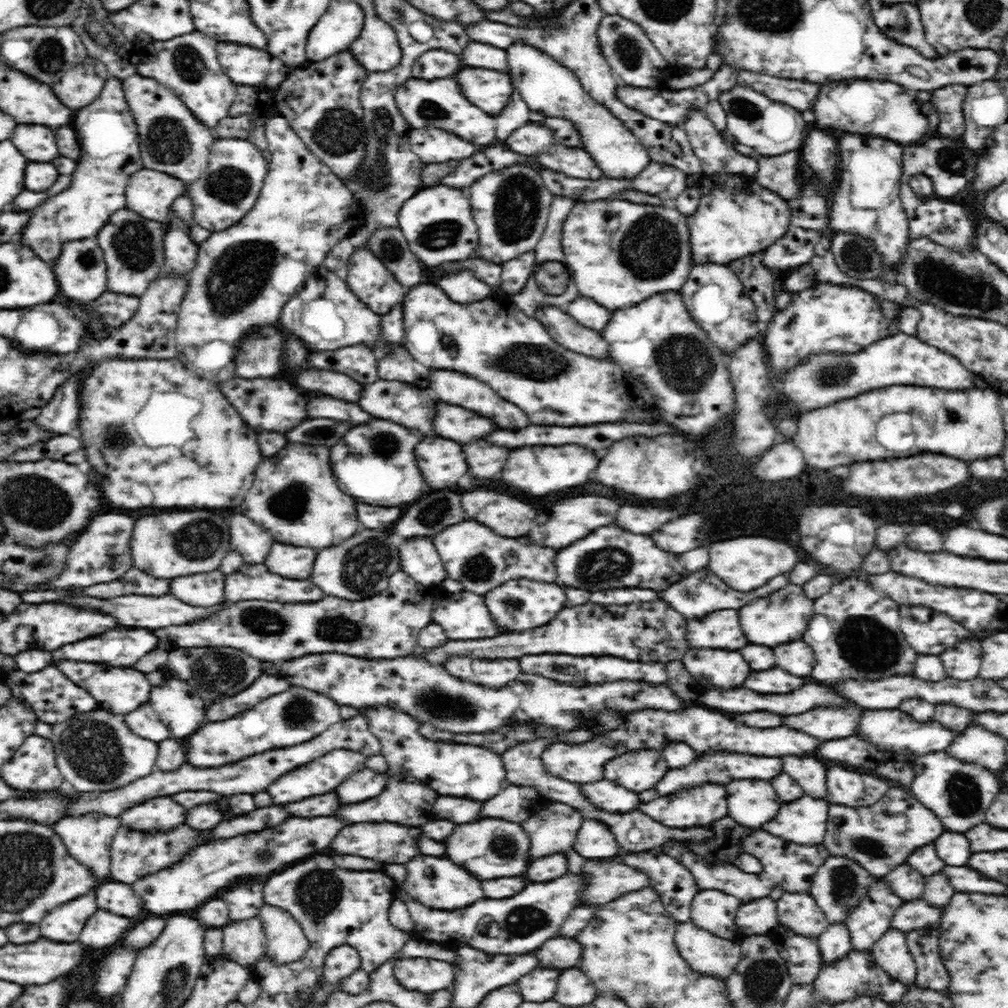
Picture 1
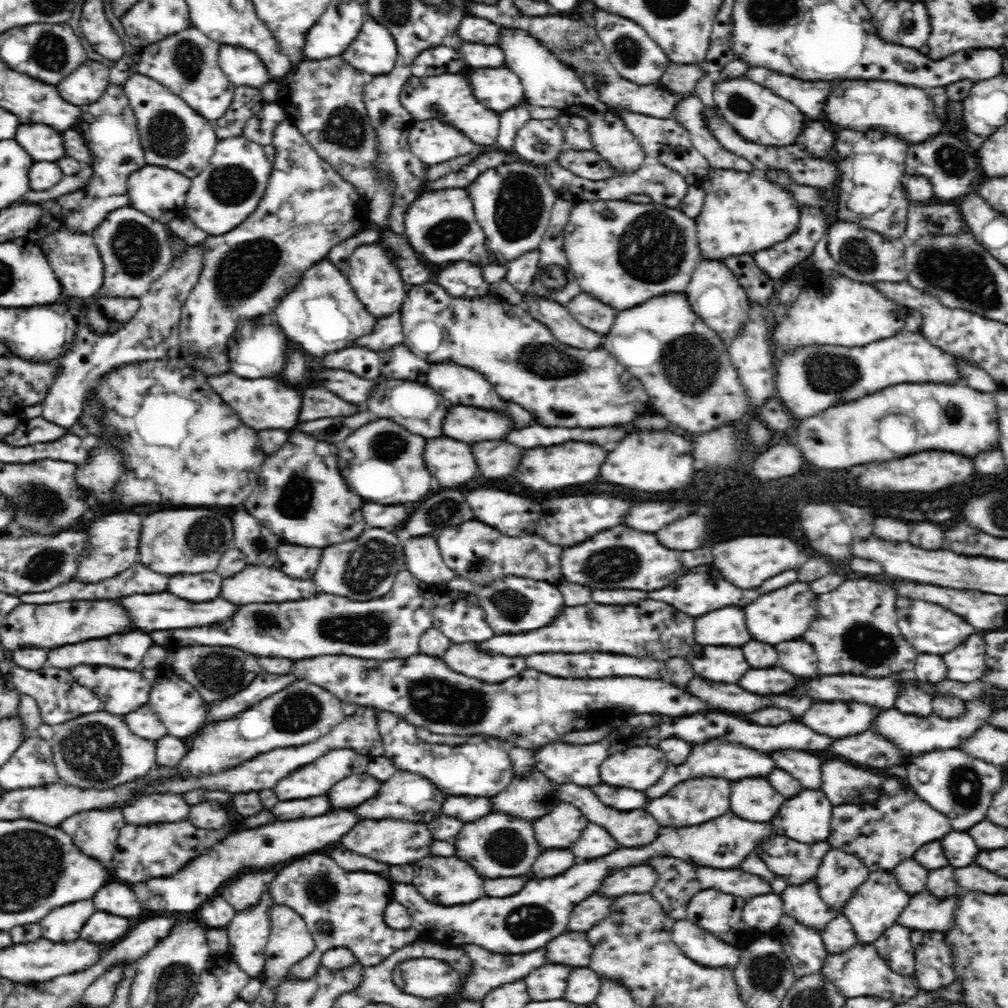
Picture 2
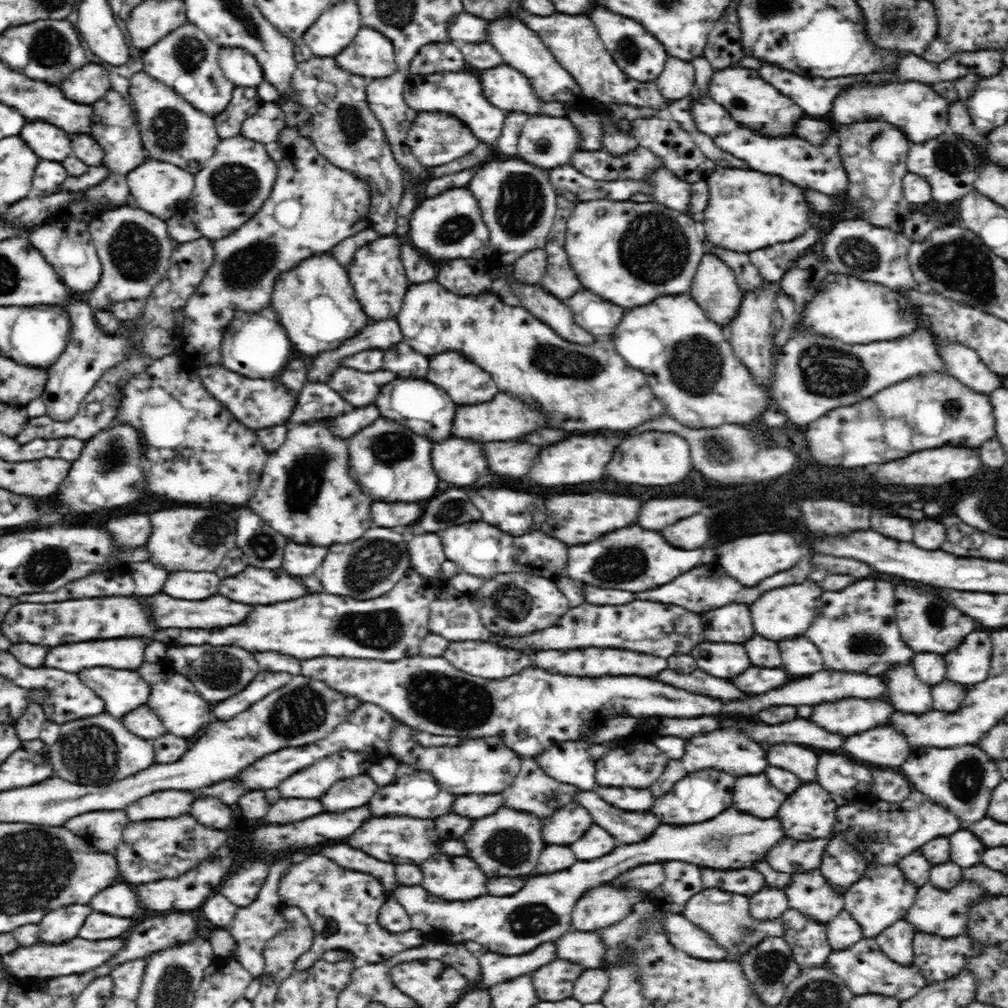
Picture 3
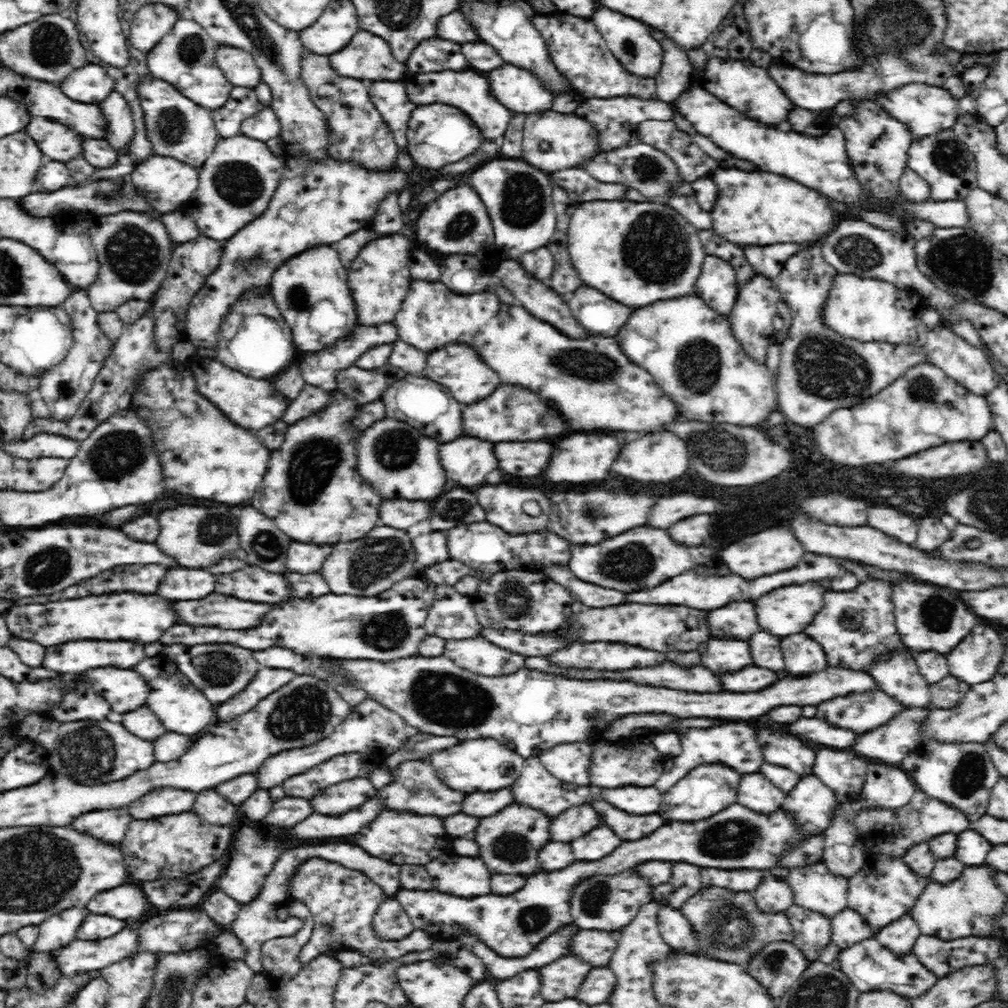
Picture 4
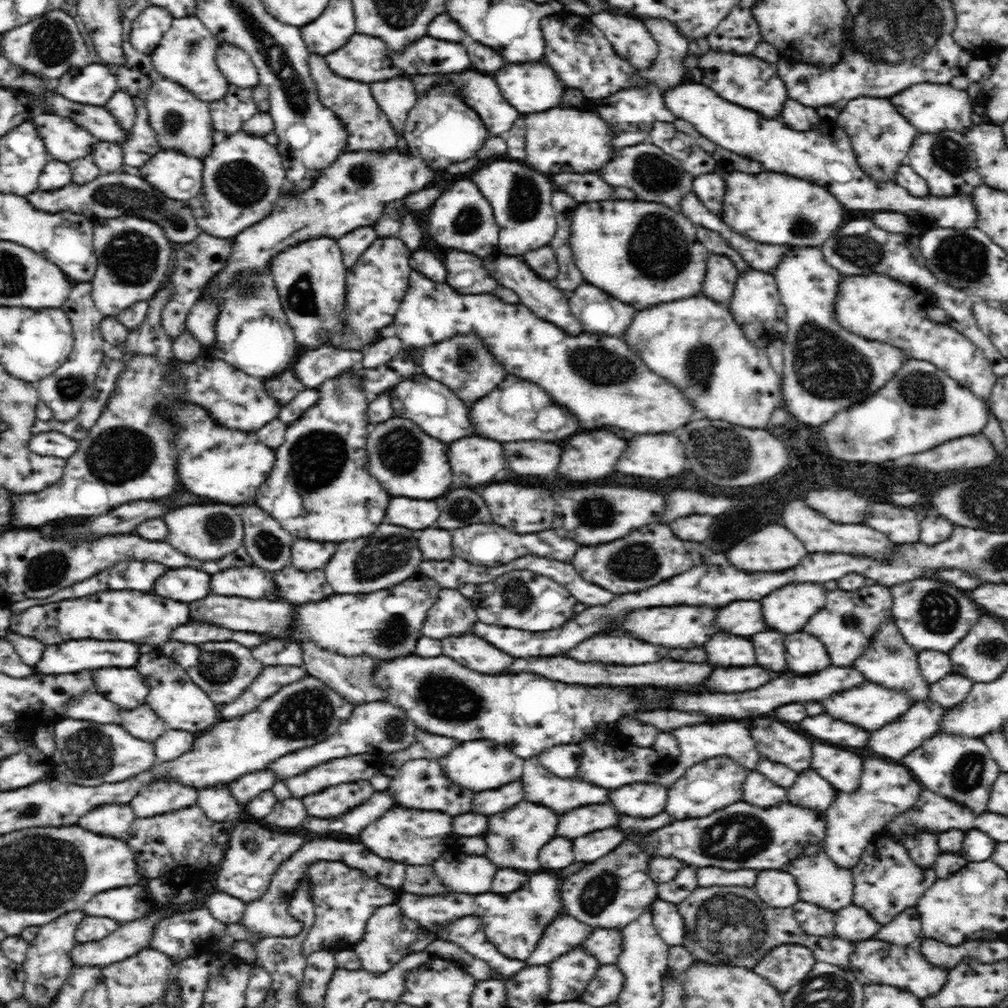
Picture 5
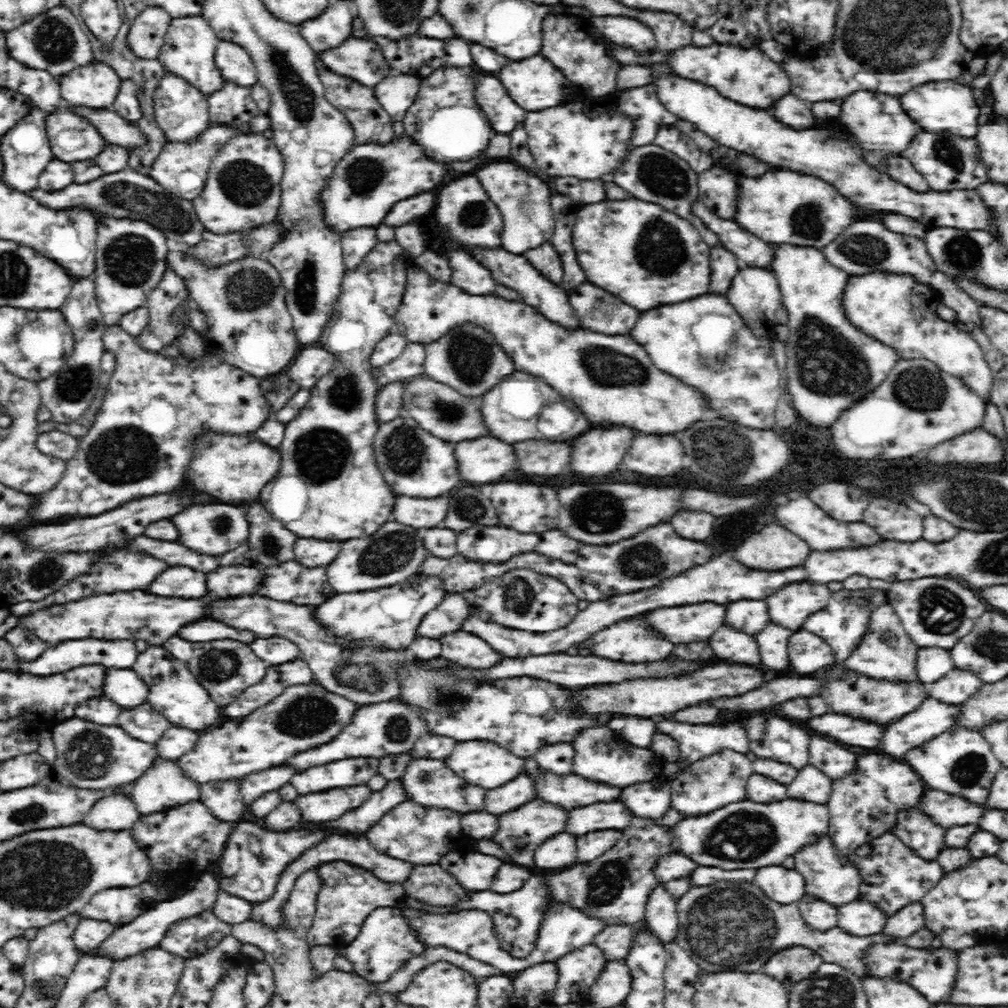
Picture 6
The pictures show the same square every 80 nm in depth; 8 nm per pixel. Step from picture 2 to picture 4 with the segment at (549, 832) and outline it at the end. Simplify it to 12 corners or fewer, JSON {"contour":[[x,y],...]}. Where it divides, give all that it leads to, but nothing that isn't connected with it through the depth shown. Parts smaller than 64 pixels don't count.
{"contour":[[590,804],[568,808],[550,822],[552,842],[574,838],[600,826]]}

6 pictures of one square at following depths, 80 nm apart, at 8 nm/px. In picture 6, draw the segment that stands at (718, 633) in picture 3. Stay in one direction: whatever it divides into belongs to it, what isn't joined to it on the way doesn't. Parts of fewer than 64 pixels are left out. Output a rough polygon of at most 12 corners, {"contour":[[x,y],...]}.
{"contour":[[764,600],[730,604],[730,626],[758,634],[770,622]]}

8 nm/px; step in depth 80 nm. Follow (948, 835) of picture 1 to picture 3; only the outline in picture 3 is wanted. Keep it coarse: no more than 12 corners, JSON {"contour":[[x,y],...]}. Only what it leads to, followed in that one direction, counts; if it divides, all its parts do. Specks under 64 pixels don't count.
{"contour":[[968,830],[950,836],[950,861],[980,862],[986,846]]}

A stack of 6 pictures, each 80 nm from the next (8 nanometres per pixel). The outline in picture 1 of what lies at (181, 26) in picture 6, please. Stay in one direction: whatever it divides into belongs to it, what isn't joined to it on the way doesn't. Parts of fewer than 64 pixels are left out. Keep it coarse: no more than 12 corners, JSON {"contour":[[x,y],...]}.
{"contour":[[203,32],[140,47],[137,72],[214,128],[237,85]]}

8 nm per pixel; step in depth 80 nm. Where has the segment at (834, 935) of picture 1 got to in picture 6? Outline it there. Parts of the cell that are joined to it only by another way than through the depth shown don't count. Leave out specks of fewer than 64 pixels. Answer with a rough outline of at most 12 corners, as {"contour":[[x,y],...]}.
{"contour":[[874,903],[838,907],[837,926],[851,935],[875,935],[887,919]]}

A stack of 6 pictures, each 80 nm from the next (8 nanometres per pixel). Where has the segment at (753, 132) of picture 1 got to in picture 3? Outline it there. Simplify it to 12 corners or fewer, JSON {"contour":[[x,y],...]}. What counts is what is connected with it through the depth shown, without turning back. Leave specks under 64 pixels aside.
{"contour":[[757,69],[714,71],[709,96],[743,127],[794,135],[806,116]]}

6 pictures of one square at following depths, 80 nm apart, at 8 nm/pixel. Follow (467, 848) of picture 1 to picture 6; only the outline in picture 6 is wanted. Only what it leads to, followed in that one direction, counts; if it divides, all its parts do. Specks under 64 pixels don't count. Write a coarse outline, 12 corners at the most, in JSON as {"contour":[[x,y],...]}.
{"contour":[[535,799],[498,816],[494,842],[508,862],[564,830],[566,810]]}

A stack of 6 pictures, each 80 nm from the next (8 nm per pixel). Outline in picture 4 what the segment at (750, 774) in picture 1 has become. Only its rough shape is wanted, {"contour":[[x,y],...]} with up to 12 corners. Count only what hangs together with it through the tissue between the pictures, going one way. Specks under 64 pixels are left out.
{"contour":[[722,724],[680,734],[682,754],[654,784],[668,792],[700,764],[740,774],[764,764],[756,730]]}

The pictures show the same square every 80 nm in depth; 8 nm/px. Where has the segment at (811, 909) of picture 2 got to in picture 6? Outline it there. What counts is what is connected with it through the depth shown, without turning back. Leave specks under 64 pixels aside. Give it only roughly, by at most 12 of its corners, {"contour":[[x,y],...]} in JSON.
{"contour":[[828,834],[793,858],[805,895],[837,907],[858,899],[862,875]]}

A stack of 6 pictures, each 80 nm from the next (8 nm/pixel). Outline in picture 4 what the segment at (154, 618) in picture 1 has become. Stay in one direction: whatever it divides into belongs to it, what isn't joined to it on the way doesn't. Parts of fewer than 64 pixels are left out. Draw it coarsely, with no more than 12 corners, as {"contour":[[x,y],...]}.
{"contour":[[222,594],[178,600],[190,626],[258,626],[272,604]]}

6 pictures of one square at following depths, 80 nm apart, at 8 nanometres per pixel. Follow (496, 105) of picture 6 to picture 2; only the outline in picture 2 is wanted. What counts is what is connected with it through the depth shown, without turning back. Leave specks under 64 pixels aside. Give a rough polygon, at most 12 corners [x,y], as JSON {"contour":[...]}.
{"contour":[[460,74],[412,78],[400,102],[412,122],[452,122],[476,144],[498,136],[498,114]]}

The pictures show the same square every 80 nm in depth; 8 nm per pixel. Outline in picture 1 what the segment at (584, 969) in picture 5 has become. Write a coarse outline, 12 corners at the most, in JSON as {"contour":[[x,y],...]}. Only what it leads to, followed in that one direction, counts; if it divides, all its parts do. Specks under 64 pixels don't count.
{"contour":[[538,967],[516,982],[526,1002],[546,1002],[562,970]]}

